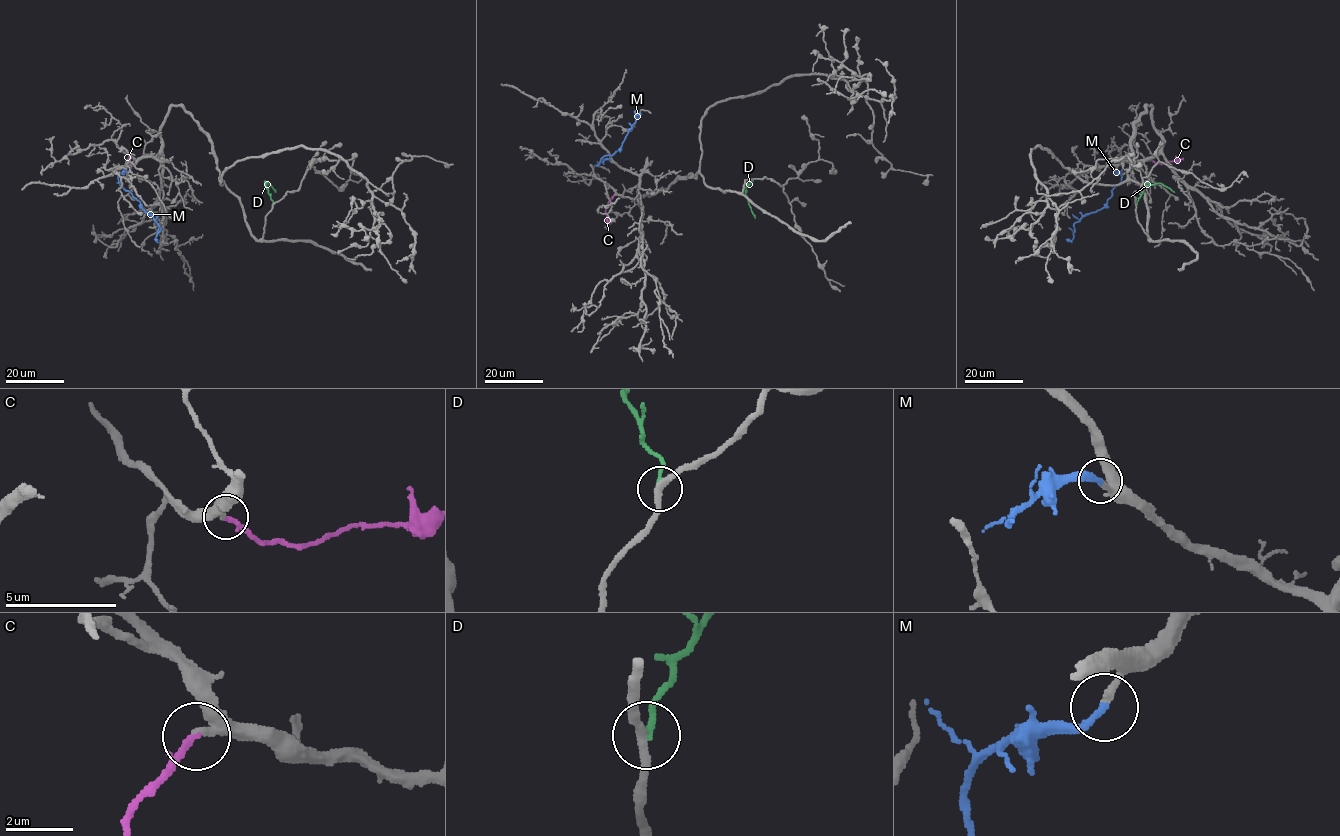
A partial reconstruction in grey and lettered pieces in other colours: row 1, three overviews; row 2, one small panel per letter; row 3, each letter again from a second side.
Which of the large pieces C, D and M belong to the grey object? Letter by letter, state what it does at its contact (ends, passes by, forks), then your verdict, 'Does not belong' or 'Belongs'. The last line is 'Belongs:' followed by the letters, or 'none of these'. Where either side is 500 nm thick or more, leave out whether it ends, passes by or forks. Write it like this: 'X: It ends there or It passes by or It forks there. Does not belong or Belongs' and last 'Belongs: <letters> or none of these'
C: It ends there. Belongs
D: It ends there. Does not belong
M: It ends there. Belongs
Belongs: C, M

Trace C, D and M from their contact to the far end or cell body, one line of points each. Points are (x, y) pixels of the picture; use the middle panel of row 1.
C: (614, 195), (606, 209), (608, 226)
D: (752, 180), (745, 192), (755, 218)
M: (609, 159), (602, 160), (597, 165), (605, 155), (619, 150), (628, 130), (639, 117), (635, 116), (636, 109)

